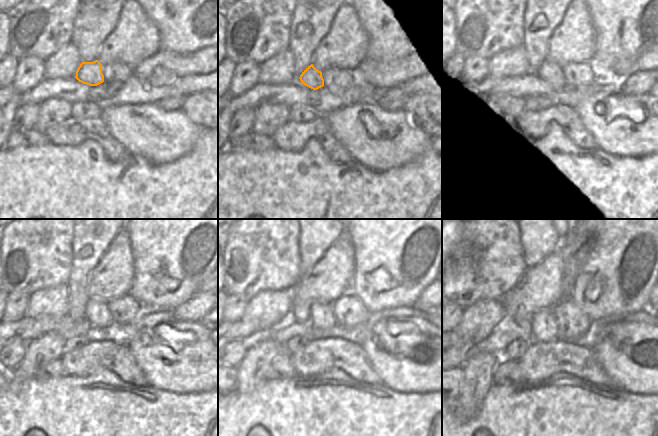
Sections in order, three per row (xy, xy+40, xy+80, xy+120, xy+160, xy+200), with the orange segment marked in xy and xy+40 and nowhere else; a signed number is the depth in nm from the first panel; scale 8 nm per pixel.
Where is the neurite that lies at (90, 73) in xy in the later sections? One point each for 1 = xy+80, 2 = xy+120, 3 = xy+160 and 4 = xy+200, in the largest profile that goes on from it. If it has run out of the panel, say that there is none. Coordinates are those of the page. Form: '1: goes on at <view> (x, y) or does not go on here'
1: goes on at xy+80 (548, 72)
2: goes on at xy+120 (97, 313)
3: goes on at xy+160 (321, 315)
4: goes on at xy+200 (544, 328)

